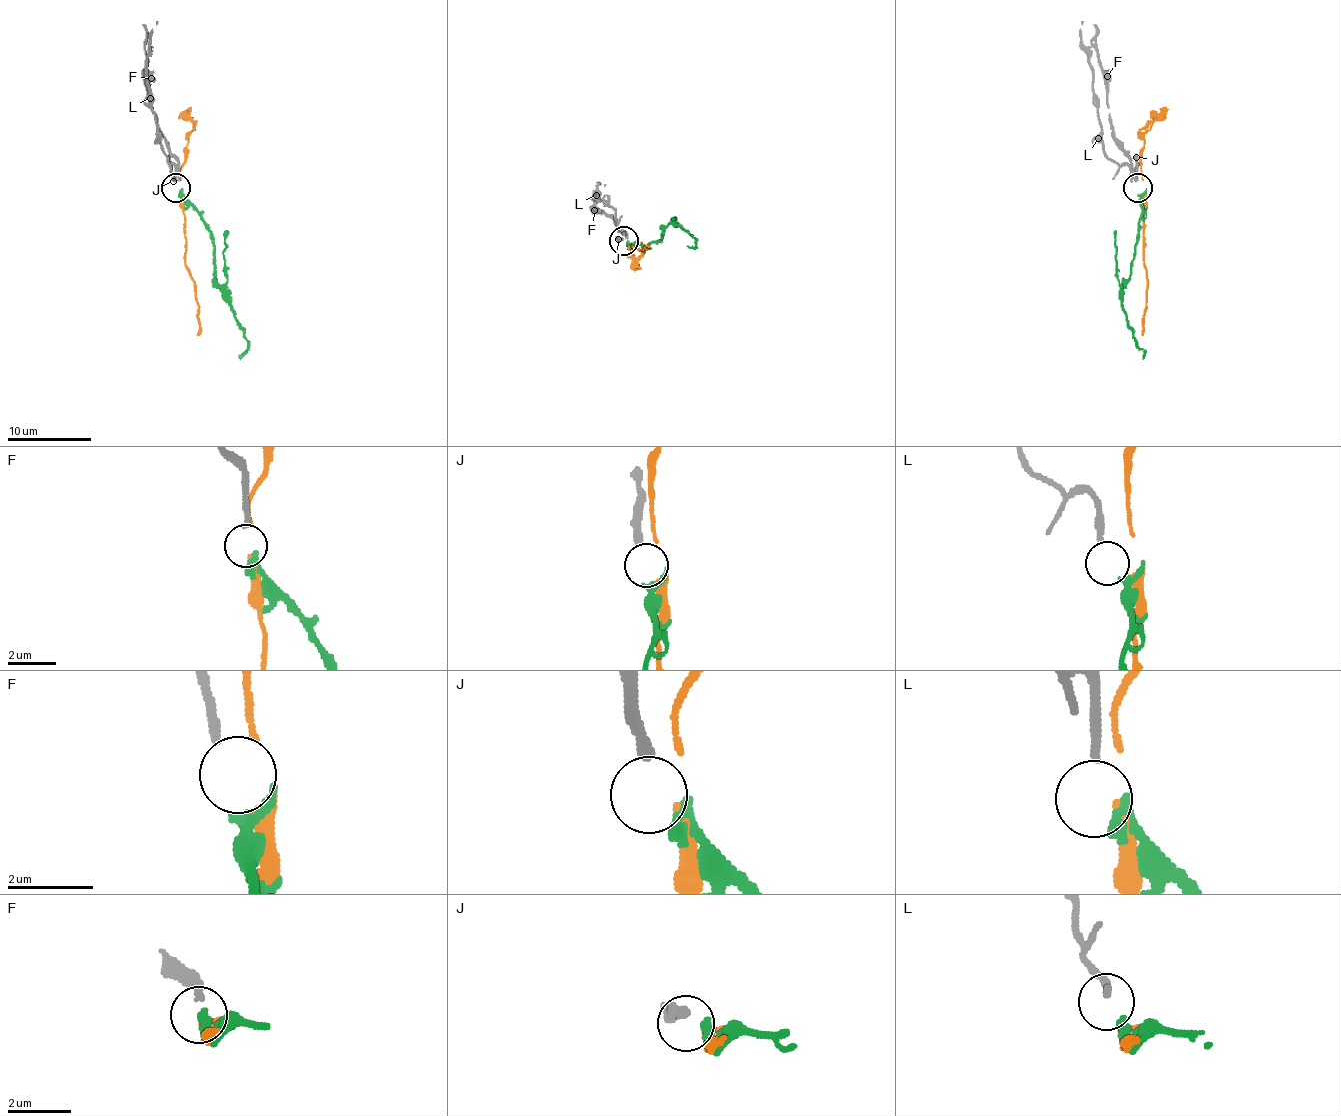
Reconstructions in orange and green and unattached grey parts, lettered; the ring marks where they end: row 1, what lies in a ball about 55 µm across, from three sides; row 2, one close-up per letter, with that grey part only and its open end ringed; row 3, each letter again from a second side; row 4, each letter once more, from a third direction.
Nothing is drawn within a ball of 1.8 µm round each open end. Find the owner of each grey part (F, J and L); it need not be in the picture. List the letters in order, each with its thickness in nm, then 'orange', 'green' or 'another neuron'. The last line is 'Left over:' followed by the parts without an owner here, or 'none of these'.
F: calibre 200 nm; orange
J: calibre 280 nm; another neuron
L: calibre 200 nm; green
Left over: J

